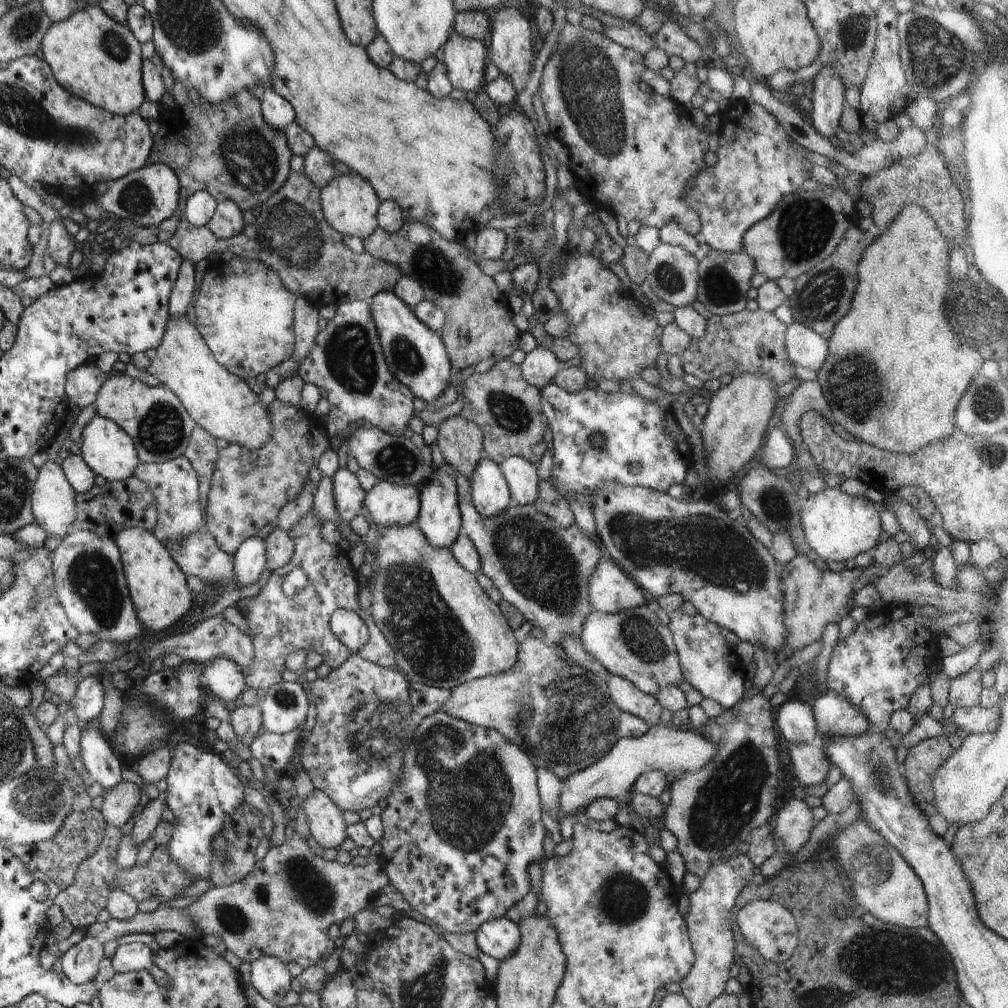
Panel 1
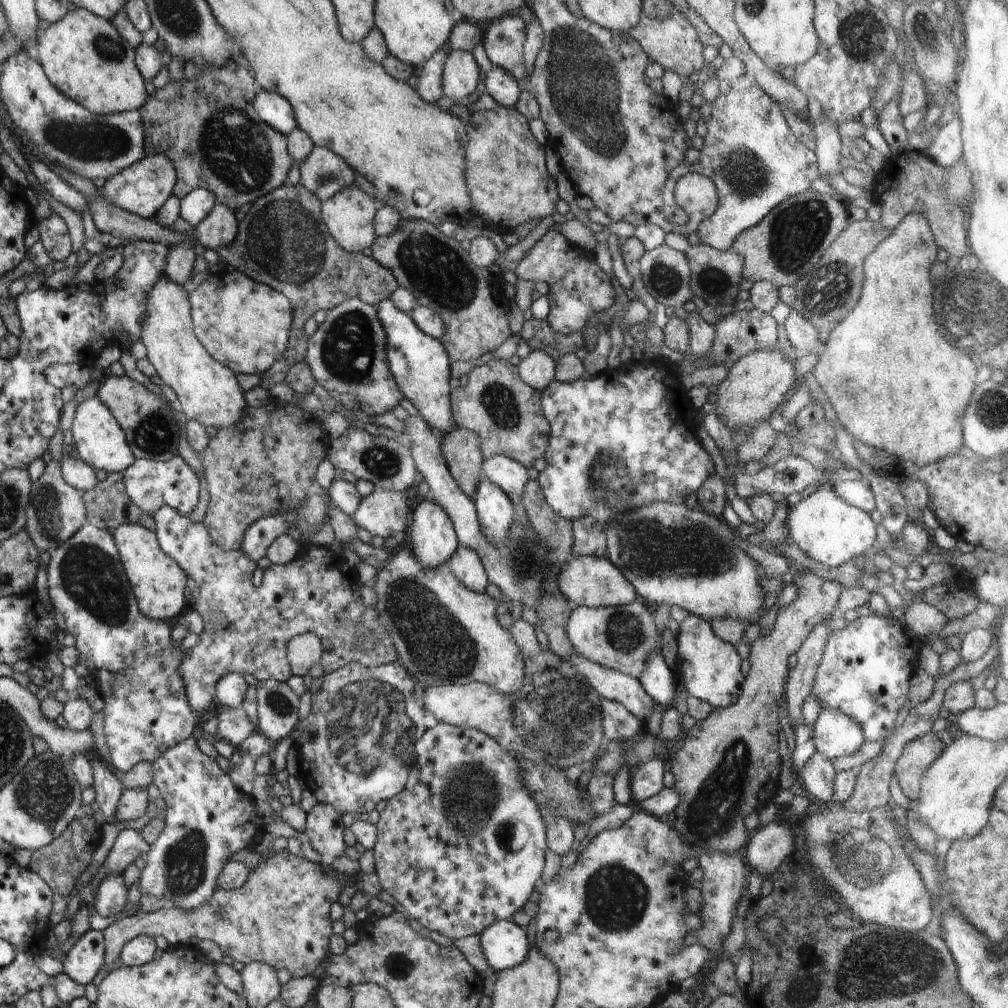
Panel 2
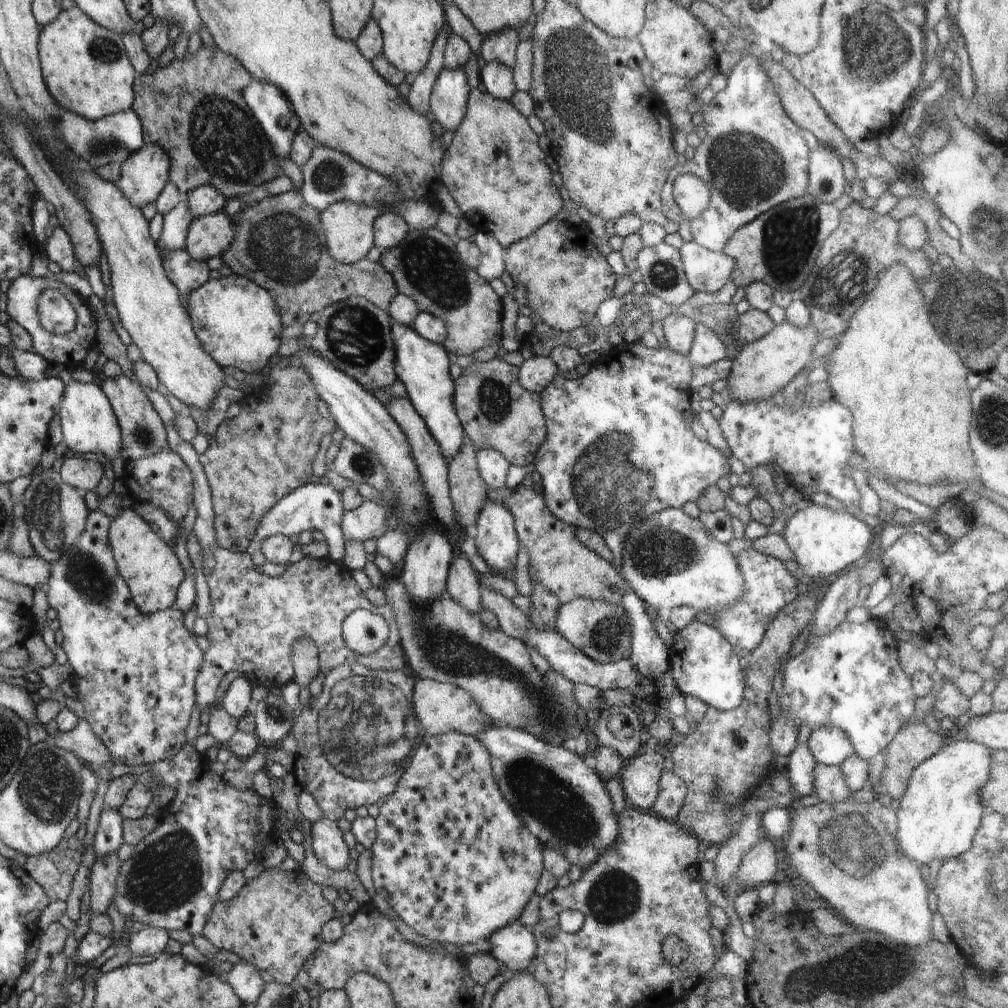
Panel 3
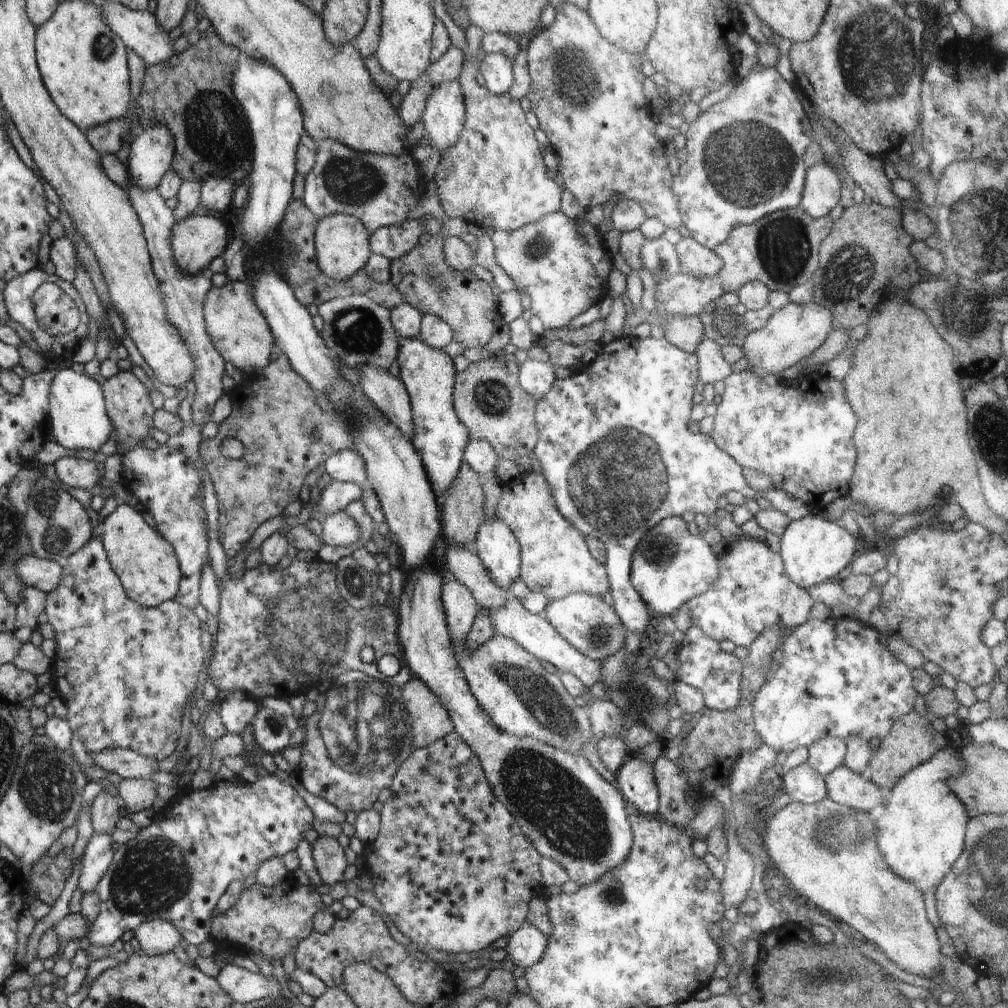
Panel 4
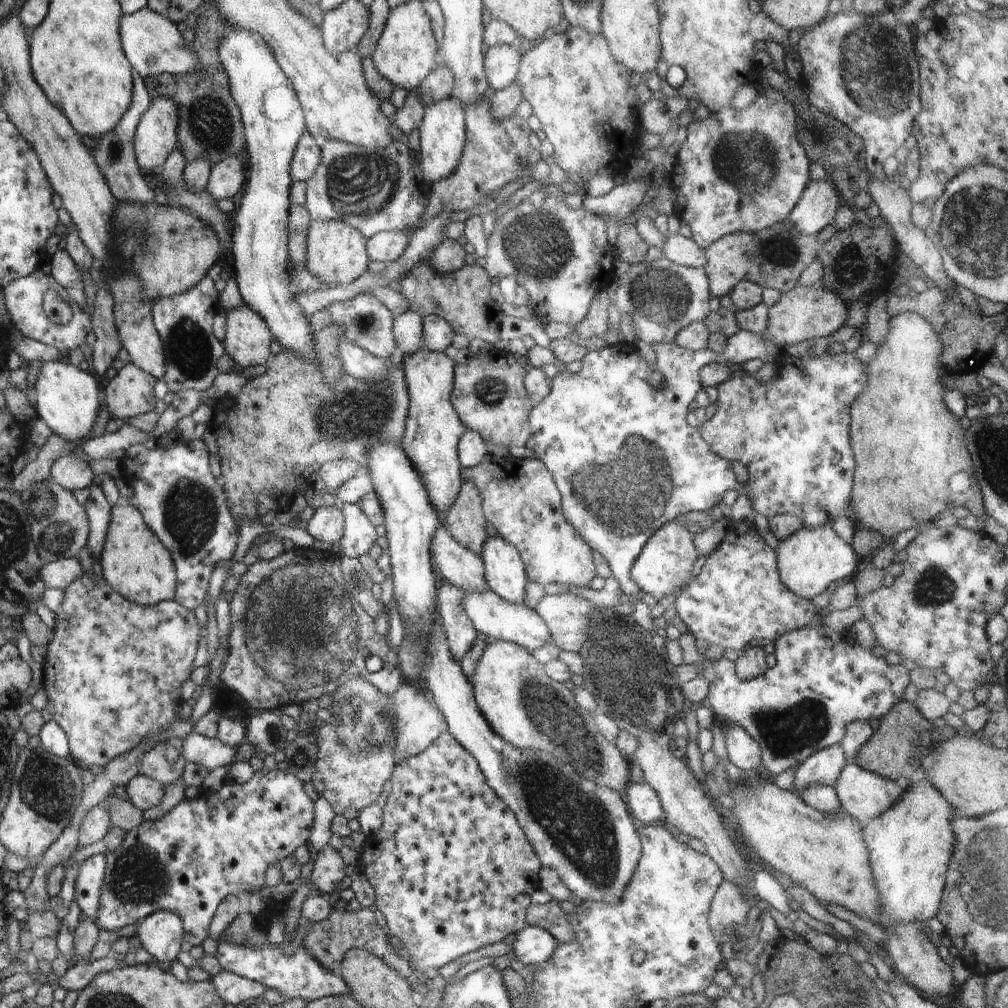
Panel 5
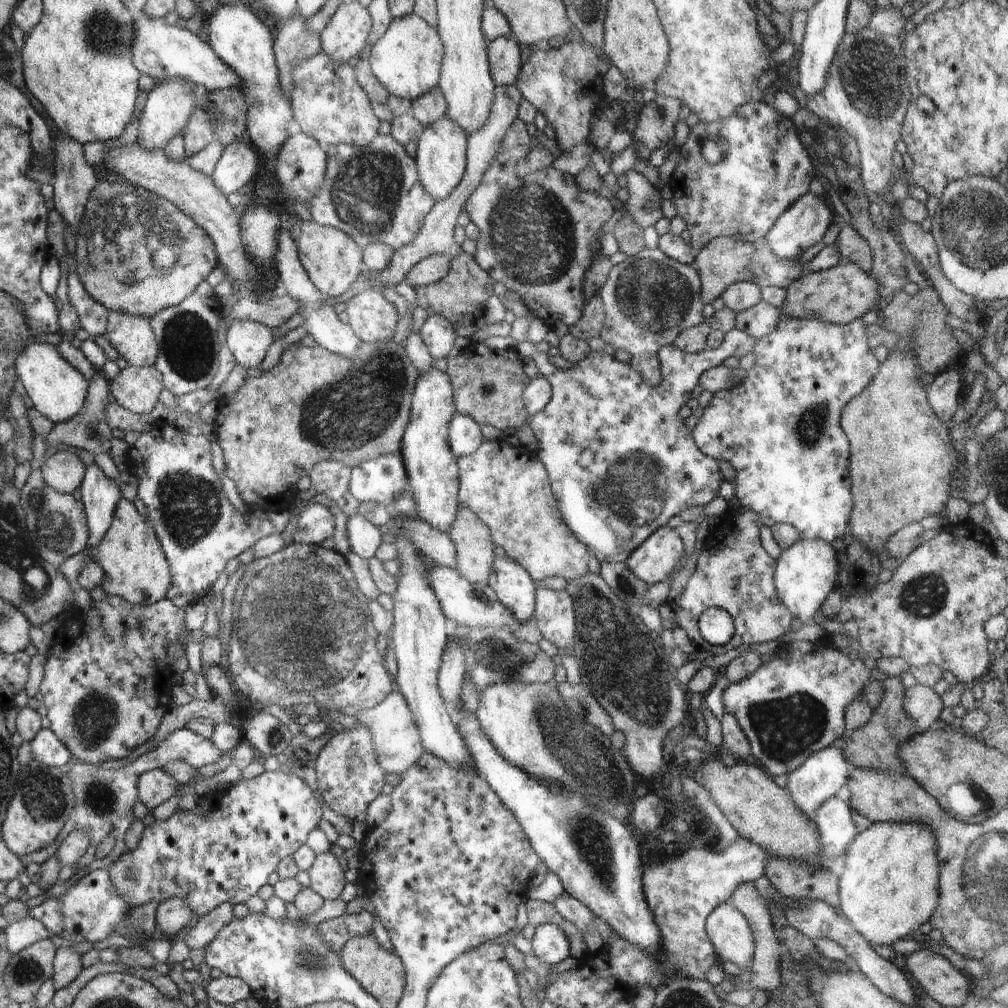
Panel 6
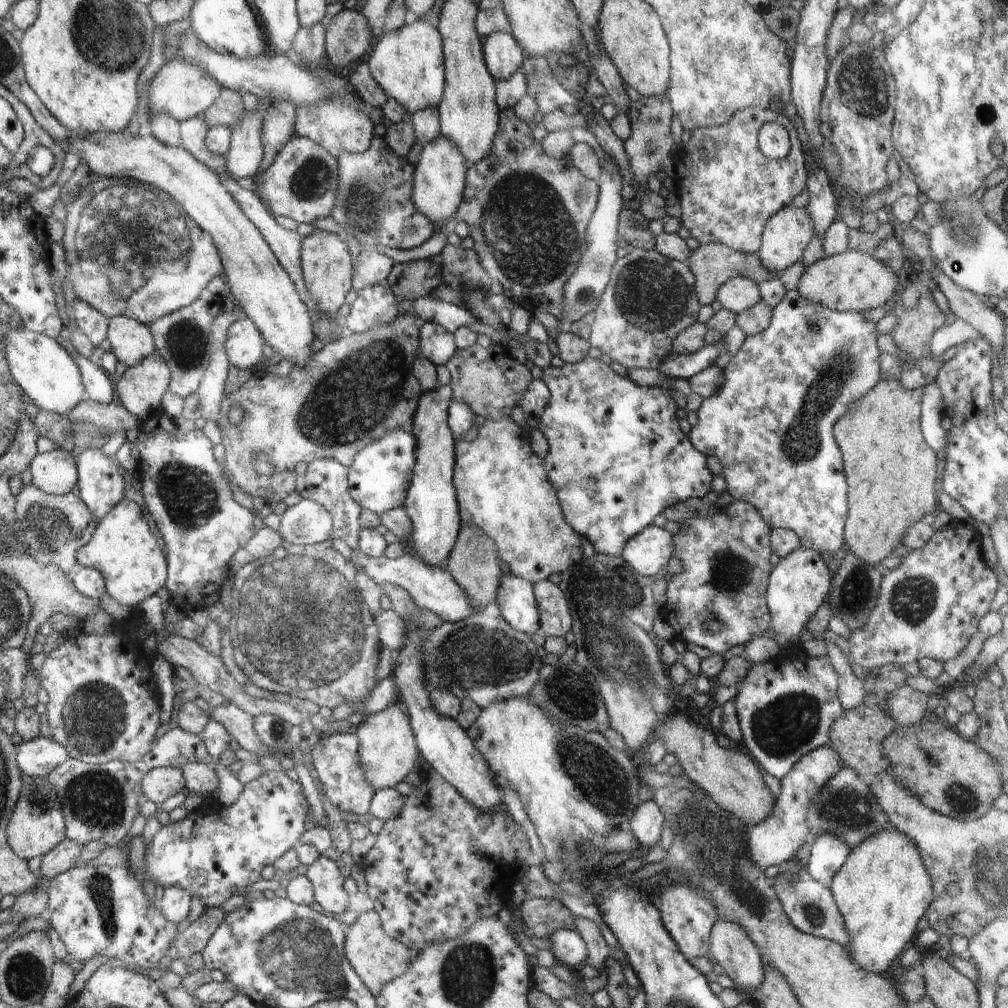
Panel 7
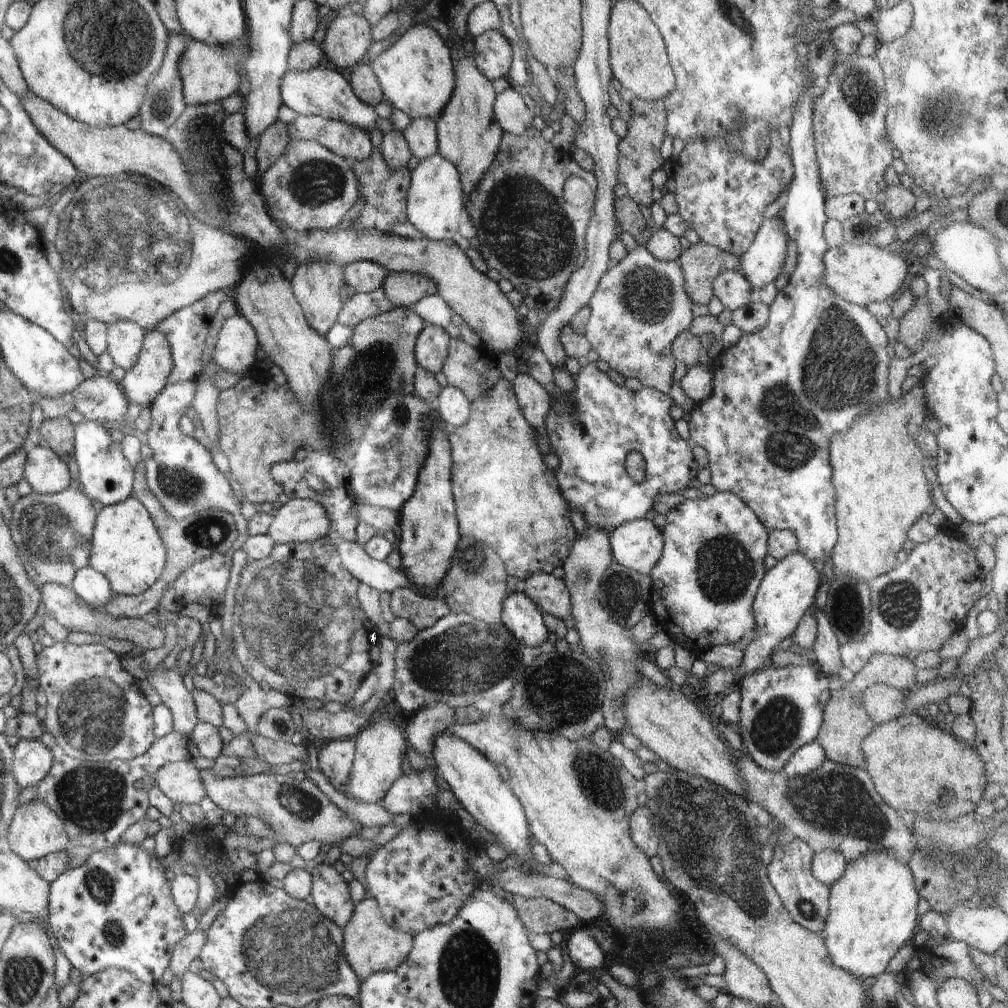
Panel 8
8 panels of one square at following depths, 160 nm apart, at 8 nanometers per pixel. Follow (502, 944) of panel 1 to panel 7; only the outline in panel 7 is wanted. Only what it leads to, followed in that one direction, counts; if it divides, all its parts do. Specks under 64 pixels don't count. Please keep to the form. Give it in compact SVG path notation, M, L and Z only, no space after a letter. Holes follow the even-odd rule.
M553 930L546 939L549 942L549 951L554 955L556 962L569 969L585 964L586 944L575 930Z

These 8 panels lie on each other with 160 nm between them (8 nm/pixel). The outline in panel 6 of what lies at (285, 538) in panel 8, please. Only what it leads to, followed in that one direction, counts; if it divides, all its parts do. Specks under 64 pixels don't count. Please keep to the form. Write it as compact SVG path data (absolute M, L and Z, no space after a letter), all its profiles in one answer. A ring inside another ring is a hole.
M316 499L304 505L305 509L298 516L293 542L320 545L326 538L332 538L335 523L331 508Z

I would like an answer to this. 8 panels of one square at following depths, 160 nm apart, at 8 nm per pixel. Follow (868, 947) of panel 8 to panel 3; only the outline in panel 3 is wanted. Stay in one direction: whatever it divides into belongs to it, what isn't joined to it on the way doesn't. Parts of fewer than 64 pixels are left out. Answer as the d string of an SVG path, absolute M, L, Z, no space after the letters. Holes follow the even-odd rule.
M970 740L946 741L944 747L931 758L918 764L910 778L908 786L902 799L894 804L896 820L896 840L904 856L912 860L916 866L929 866L937 859L940 862L944 860L954 860L967 852L972 845L974 834L980 828L984 806L981 802L982 786L988 782L988 772L990 772L990 758L994 751L983 744Z

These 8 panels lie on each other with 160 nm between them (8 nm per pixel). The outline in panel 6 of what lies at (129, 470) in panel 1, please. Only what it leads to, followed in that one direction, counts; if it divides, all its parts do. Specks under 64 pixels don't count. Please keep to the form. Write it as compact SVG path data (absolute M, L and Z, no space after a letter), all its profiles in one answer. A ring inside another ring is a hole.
M35 343L25 346L17 354L15 369L32 399L33 407L54 424L72 419L83 410L87 400L88 382L79 369L63 359L54 345Z

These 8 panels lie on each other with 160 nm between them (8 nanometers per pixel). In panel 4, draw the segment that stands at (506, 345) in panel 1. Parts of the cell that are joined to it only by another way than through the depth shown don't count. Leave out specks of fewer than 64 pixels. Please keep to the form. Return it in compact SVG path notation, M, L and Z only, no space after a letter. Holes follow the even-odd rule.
M426 232L420 235L418 244L411 248L404 256L399 259L391 260L390 282L400 291L402 303L408 303L422 315L436 315L451 326L454 333L454 340L466 349L475 346L484 346L495 332L504 324L502 315L497 307L497 297L492 293L490 284L478 279L474 272L457 271L456 268L449 266L442 250L443 236L433 235Z

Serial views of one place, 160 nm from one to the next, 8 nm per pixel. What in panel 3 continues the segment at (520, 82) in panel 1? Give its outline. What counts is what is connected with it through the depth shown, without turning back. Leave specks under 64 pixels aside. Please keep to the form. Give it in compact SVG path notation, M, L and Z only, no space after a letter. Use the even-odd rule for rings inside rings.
M514 29L498 31L492 36L482 38L479 58L482 63L498 60L511 70L516 64L516 50L519 36Z

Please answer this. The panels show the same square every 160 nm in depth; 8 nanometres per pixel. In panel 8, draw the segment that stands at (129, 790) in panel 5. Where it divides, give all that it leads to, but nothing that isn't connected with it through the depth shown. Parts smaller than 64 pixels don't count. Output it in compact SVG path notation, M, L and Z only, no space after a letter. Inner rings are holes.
M176 761L161 766L155 774L155 785L174 803L198 804L206 791L195 763Z

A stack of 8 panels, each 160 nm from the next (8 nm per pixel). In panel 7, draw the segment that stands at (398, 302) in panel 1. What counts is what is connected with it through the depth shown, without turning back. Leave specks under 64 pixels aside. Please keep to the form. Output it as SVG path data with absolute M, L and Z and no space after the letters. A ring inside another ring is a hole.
M439 384L430 392L423 392L417 402L410 432L415 442L414 464L404 506L413 526L410 550L430 565L440 565L442 559L448 558L464 524L453 481L456 439L448 424L448 407L452 398L450 385Z

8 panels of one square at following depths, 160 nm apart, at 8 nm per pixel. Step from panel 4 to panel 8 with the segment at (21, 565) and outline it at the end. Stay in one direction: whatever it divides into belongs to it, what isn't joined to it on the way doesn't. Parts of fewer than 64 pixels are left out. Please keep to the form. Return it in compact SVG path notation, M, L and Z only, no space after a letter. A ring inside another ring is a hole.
M135 496L128 497L118 504L104 506L100 520L96 520L96 540L92 540L92 564L89 565L108 579L114 594L142 595L164 572L167 550L146 509Z

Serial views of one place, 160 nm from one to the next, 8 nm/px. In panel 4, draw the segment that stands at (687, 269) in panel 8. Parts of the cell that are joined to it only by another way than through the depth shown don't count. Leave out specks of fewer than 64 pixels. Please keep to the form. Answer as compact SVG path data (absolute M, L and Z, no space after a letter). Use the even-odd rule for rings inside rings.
M800 206L771 212L754 224L737 225L730 231L728 238L714 250L723 262L723 269L718 274L723 292L737 292L748 281L760 281L771 291L789 294L795 286L811 281L818 268L820 243L830 234L832 226L833 220L829 215L815 219Z

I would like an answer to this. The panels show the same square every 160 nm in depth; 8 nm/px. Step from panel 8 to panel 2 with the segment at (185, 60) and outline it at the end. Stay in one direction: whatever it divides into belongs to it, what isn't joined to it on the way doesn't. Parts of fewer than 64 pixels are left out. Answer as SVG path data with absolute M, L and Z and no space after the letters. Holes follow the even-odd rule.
M151 154L126 168L114 178L108 179L104 186L98 190L109 203L130 211L139 217L152 219L158 214L169 197L174 194L177 182L178 176L172 161L164 155Z

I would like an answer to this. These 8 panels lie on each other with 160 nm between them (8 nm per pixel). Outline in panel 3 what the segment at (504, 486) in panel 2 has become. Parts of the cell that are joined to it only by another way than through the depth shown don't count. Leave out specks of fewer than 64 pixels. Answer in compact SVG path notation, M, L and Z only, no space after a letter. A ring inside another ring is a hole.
M492 448L478 449L476 452L477 468L480 476L489 488L503 488L510 464L500 452Z

